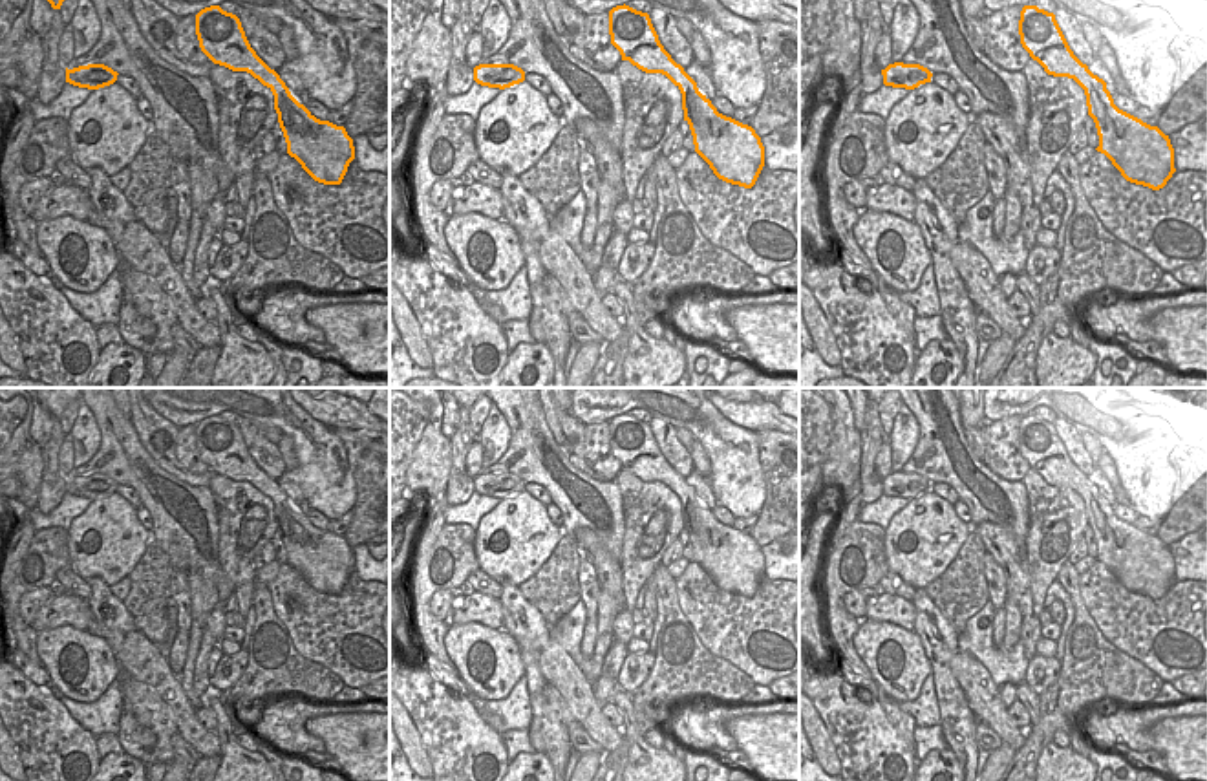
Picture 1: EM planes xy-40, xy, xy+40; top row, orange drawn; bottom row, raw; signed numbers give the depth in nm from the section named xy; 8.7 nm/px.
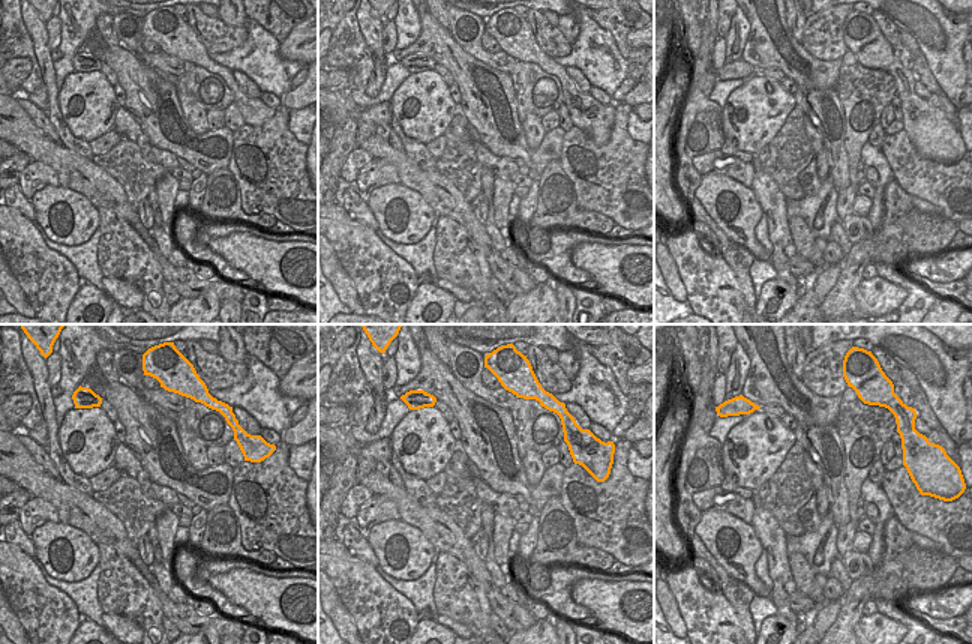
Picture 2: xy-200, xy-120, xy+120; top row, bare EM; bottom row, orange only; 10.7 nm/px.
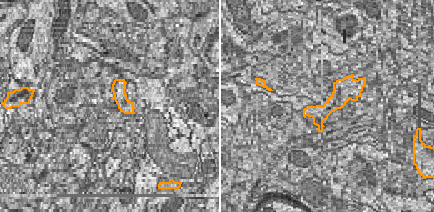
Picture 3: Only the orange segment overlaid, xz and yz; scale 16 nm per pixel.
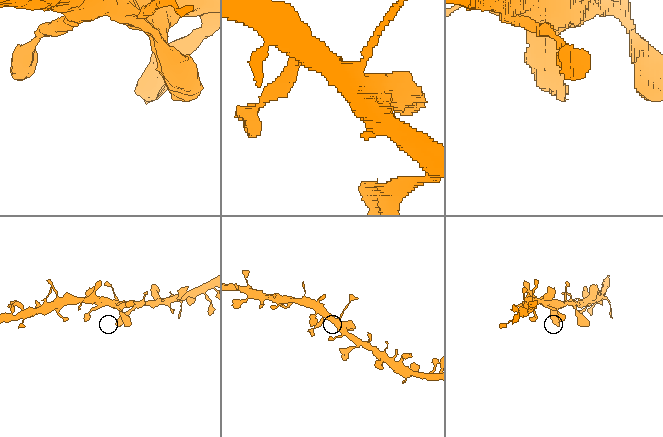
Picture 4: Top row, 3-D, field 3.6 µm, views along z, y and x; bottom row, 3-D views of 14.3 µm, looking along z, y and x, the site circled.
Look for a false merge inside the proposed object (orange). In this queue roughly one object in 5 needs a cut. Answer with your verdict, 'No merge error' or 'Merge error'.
No merge error

